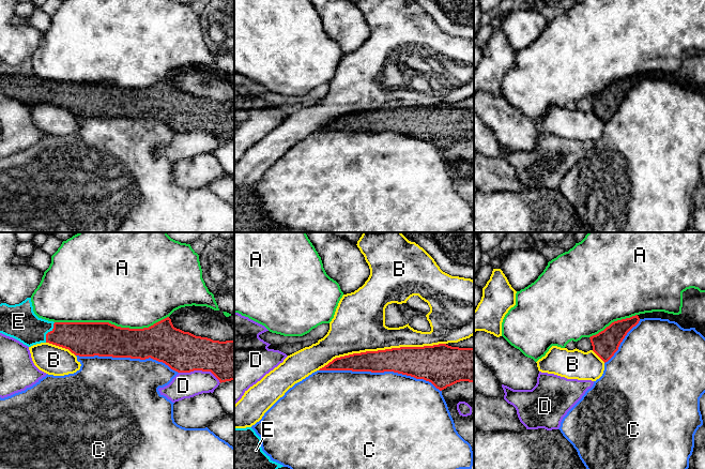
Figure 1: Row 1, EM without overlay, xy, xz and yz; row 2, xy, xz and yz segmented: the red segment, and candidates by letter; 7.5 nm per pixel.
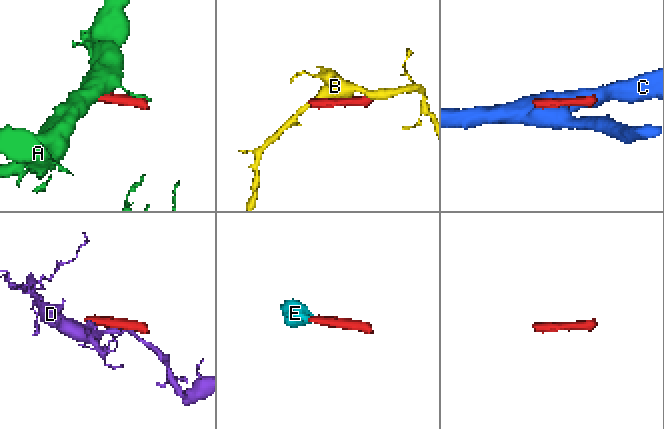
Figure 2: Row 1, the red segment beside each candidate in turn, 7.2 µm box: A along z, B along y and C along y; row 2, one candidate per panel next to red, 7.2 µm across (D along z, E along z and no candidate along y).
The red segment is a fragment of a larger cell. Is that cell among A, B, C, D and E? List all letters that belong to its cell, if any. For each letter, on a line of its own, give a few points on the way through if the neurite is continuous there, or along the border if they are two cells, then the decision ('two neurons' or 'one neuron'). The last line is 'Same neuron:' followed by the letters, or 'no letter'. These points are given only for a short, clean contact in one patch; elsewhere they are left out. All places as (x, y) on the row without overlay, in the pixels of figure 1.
A: two neurons
B: two neurons
C: two neurons
D: two neurons
E: across xy (80, 99), (48, 92), (30, 90), (18, 81) | one neuron
Same neuron: E

